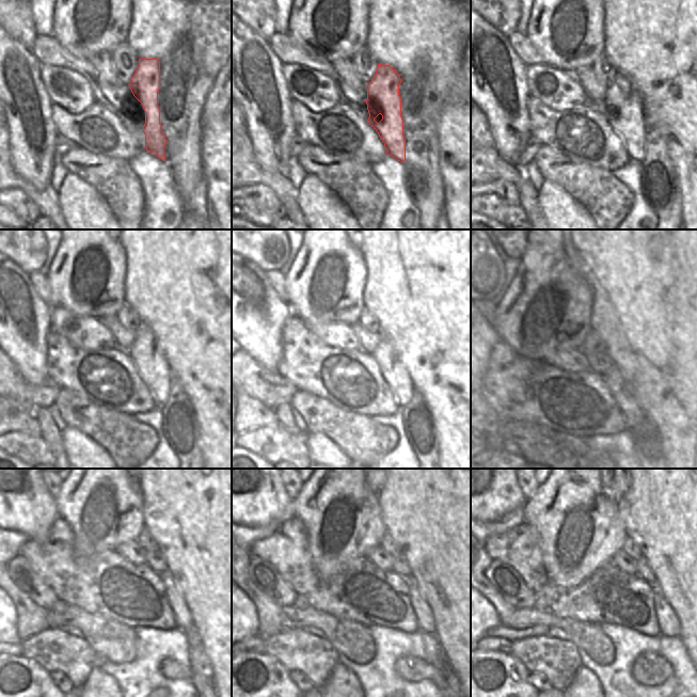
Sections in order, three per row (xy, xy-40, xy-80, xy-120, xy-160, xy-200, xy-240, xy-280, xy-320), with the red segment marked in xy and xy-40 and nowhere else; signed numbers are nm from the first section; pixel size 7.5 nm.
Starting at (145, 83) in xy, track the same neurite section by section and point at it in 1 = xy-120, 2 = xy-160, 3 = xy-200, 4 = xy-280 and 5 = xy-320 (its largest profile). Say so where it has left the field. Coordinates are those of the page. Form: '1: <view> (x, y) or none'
1: xy-120 (149, 361)
2: xy-160 (393, 370)
3: xy-200 (648, 382)
4: xy-280 (424, 614)
5: xy-320 (669, 626)

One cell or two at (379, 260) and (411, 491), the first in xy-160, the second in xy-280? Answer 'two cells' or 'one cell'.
one cell

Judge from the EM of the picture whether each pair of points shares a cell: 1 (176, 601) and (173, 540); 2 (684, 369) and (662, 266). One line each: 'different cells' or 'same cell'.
1: different cells
2: same cell

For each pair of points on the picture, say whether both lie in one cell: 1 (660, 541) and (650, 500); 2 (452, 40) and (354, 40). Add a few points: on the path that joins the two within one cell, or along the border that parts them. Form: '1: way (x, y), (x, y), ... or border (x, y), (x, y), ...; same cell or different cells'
1: way (660, 531), (660, 510); same cell
2: border (369, 15), (366, 45); different cells

